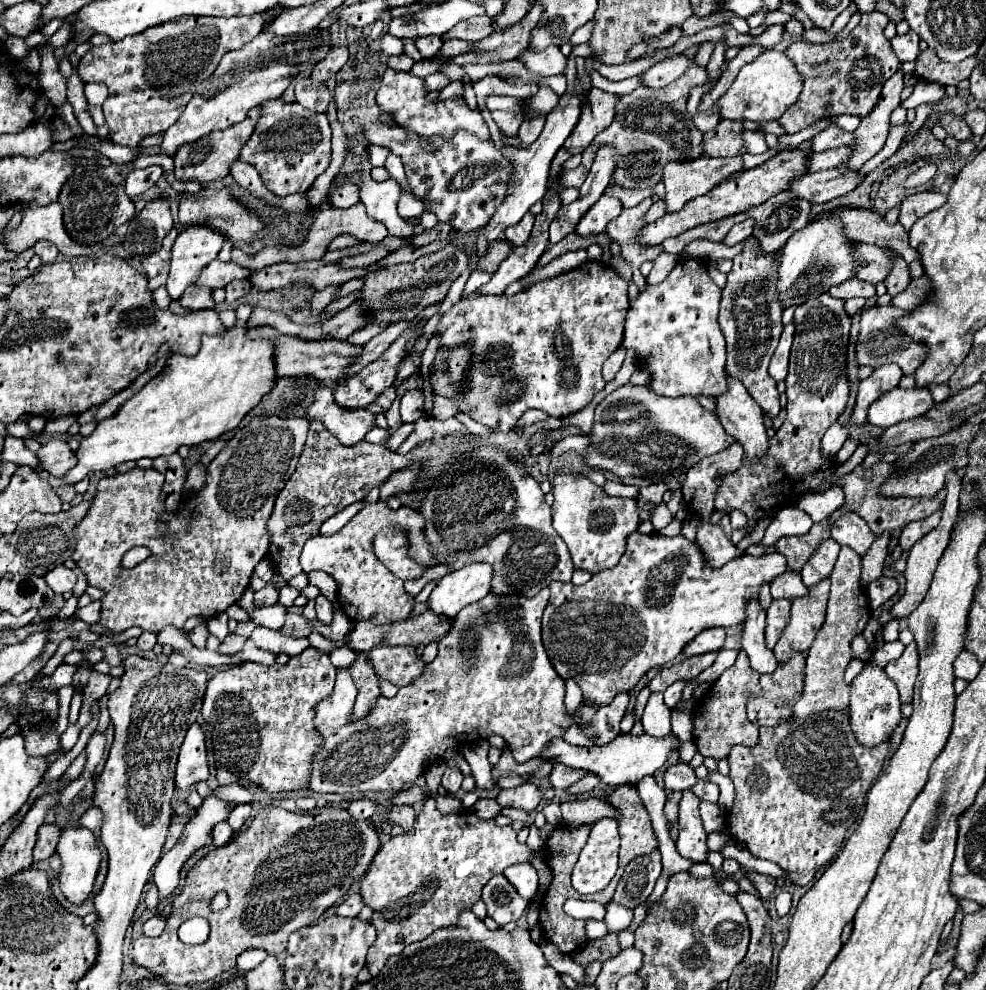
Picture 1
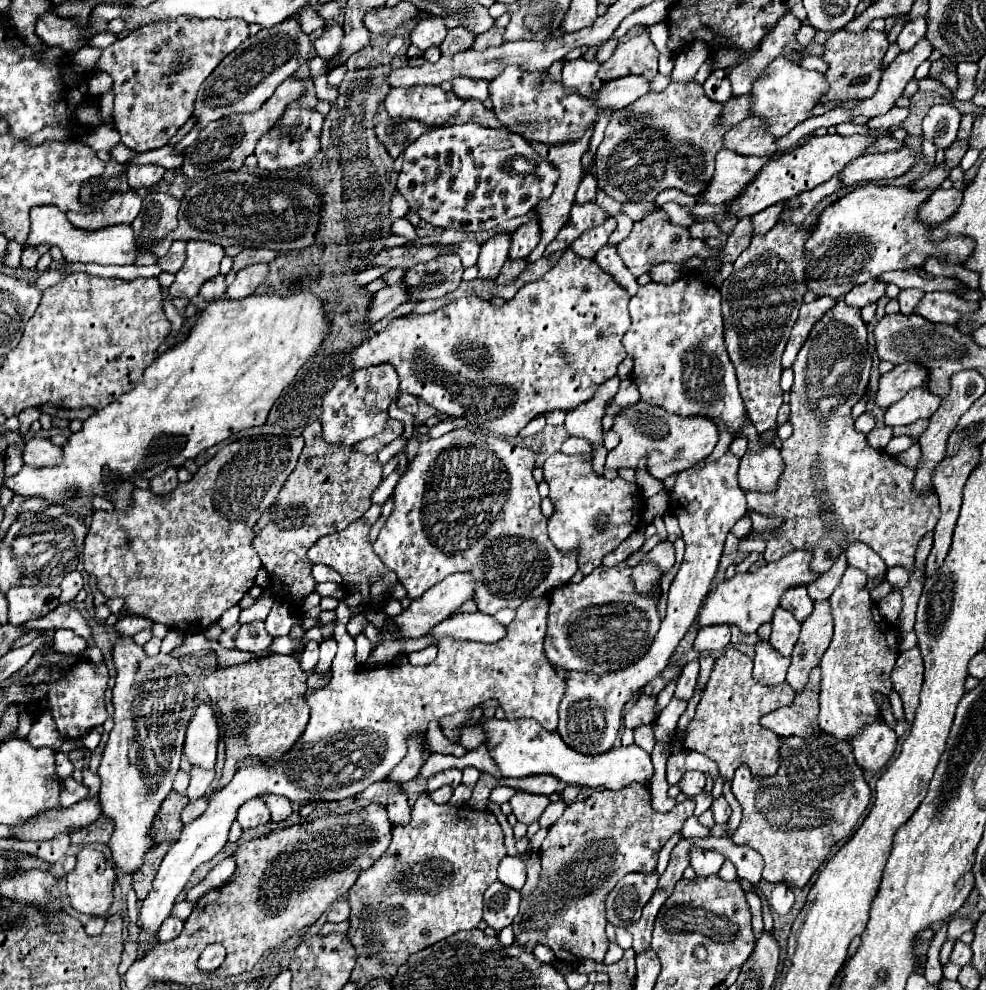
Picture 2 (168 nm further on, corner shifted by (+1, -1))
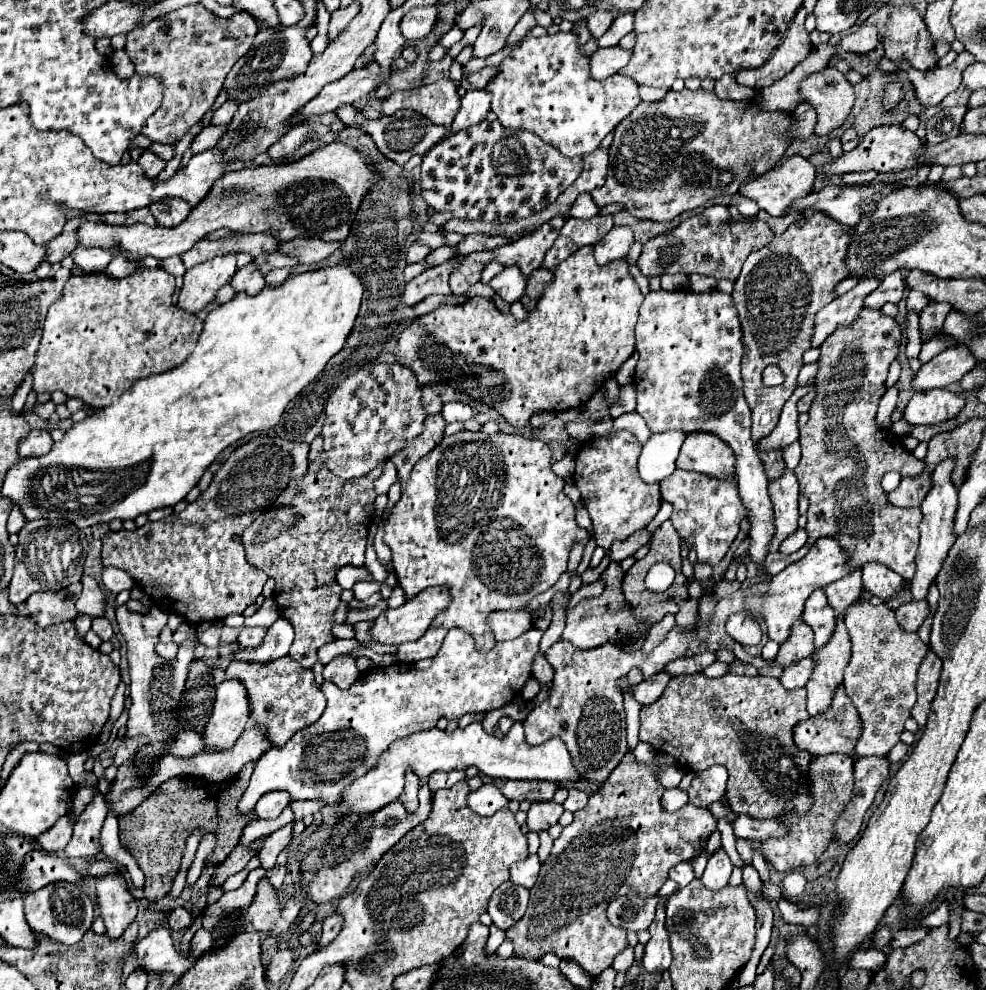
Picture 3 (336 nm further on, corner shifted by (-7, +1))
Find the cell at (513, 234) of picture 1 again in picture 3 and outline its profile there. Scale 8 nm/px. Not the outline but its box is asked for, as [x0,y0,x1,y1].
[494,215,566,277]

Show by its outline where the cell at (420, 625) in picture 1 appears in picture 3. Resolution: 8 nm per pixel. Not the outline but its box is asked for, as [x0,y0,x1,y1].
[488,611,534,641]

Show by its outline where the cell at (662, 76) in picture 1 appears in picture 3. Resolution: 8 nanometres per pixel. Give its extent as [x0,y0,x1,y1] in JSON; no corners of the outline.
[486,31,640,157]

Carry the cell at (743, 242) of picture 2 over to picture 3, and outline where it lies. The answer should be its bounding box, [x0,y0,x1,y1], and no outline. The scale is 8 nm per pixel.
[638,205,772,281]

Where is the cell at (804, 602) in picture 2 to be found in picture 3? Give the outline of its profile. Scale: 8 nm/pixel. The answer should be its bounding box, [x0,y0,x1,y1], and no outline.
[804,589,836,647]

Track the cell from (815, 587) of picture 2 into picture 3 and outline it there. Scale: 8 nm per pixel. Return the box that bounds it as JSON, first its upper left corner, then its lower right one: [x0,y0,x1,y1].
[824,569,864,615]

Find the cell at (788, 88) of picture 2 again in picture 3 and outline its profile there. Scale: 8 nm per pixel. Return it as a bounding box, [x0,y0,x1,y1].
[800,67,856,135]

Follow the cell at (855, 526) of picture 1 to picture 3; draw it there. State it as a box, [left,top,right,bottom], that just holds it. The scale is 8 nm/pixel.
[862,561,904,601]

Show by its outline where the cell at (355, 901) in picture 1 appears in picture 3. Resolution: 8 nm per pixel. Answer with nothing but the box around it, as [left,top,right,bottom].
[318,913,342,947]

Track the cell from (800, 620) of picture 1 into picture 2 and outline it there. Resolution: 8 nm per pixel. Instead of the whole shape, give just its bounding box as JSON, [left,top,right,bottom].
[786,599,832,691]

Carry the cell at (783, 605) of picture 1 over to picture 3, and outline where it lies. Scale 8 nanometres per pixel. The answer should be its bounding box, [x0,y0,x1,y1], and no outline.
[776,621,816,669]

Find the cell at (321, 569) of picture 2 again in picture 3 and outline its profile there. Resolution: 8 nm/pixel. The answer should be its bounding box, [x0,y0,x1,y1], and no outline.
[336,565,372,589]

